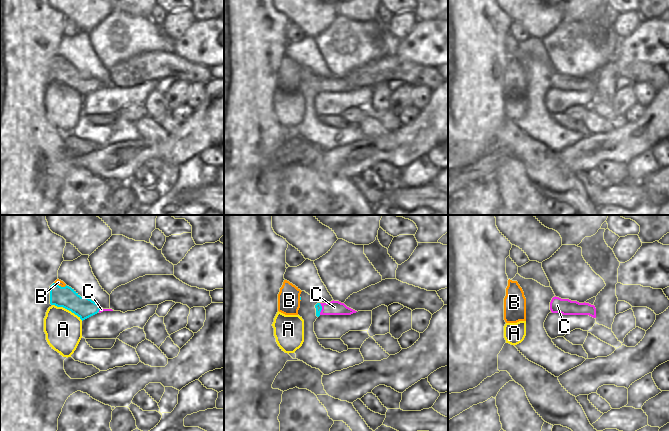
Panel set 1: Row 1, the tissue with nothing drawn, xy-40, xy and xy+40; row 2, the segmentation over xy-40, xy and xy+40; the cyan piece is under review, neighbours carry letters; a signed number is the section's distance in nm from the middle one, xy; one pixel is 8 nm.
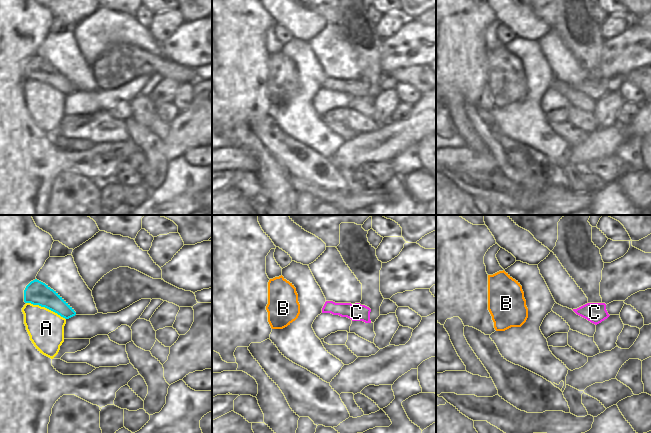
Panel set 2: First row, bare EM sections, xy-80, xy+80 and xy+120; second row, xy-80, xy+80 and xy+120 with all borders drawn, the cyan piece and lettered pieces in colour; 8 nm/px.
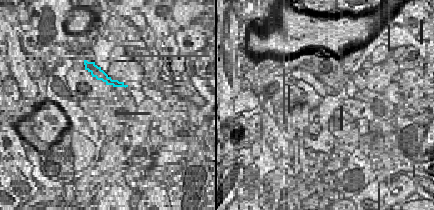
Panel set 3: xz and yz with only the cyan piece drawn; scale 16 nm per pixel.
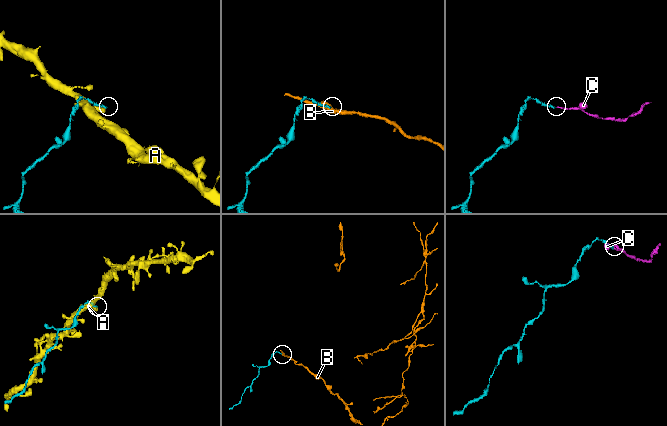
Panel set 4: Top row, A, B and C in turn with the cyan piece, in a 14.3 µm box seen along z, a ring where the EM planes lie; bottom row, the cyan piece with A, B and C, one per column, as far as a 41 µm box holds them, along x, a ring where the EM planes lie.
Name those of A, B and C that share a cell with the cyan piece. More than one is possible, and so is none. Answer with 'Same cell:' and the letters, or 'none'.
Same cell: C

